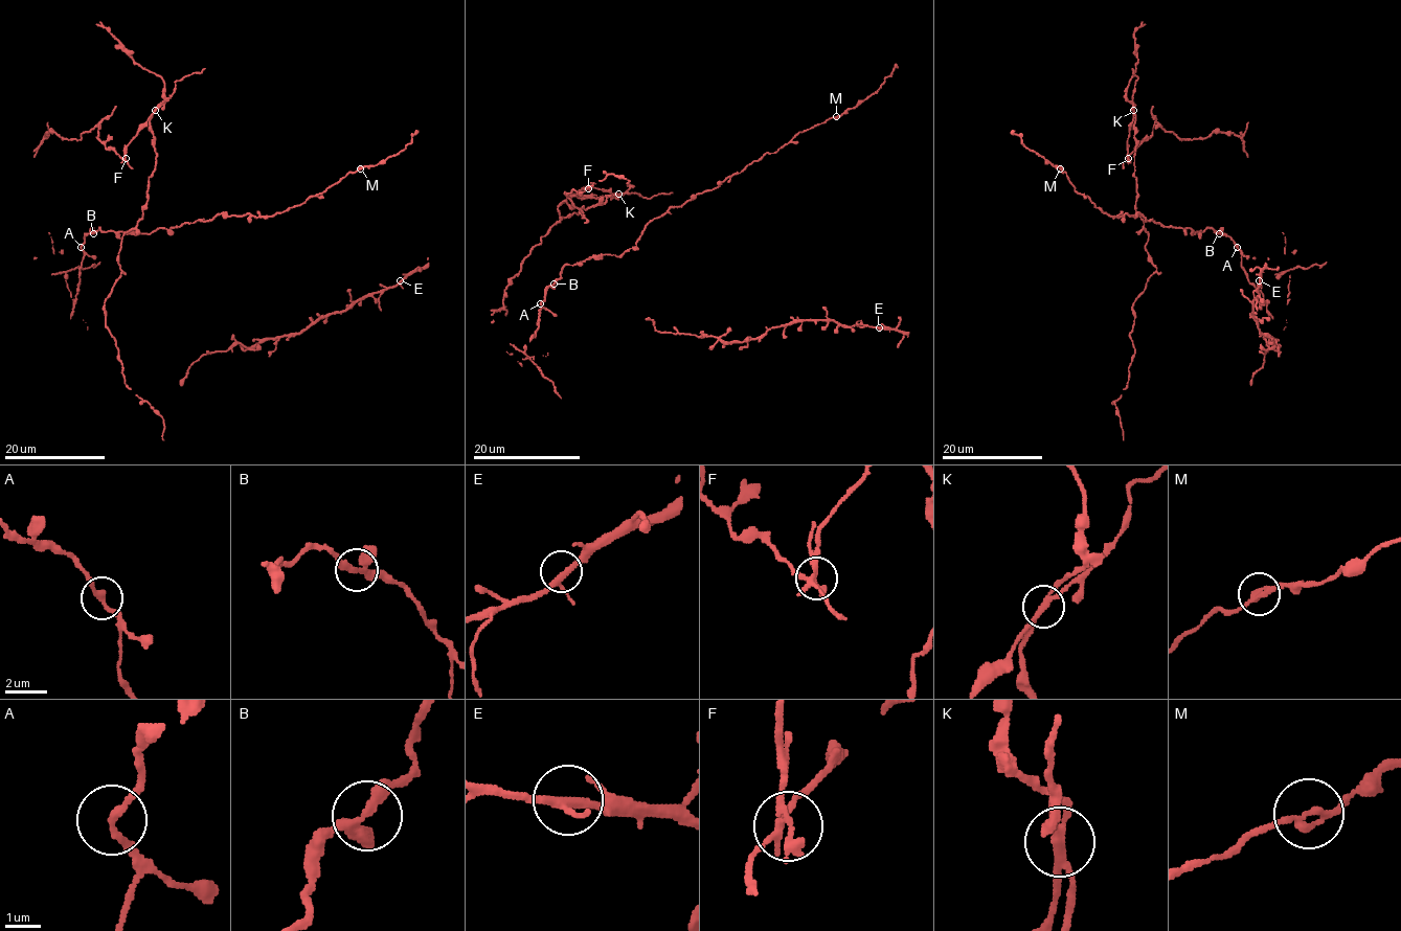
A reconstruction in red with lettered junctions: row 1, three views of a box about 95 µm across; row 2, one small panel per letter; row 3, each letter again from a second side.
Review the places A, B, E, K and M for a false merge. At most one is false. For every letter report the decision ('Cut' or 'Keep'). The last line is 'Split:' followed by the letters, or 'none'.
A: Keep
B: Keep
E: Keep
K: Cut
M: Keep
Split: K

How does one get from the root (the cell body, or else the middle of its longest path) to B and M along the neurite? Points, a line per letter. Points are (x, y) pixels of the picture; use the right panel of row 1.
B: (1234, 243), (1219, 232)
M: (1234, 243), (1212, 227), (1191, 234), (1189, 227), (1162, 226), (1139, 213), (1109, 217), (1078, 194), (1060, 168)

